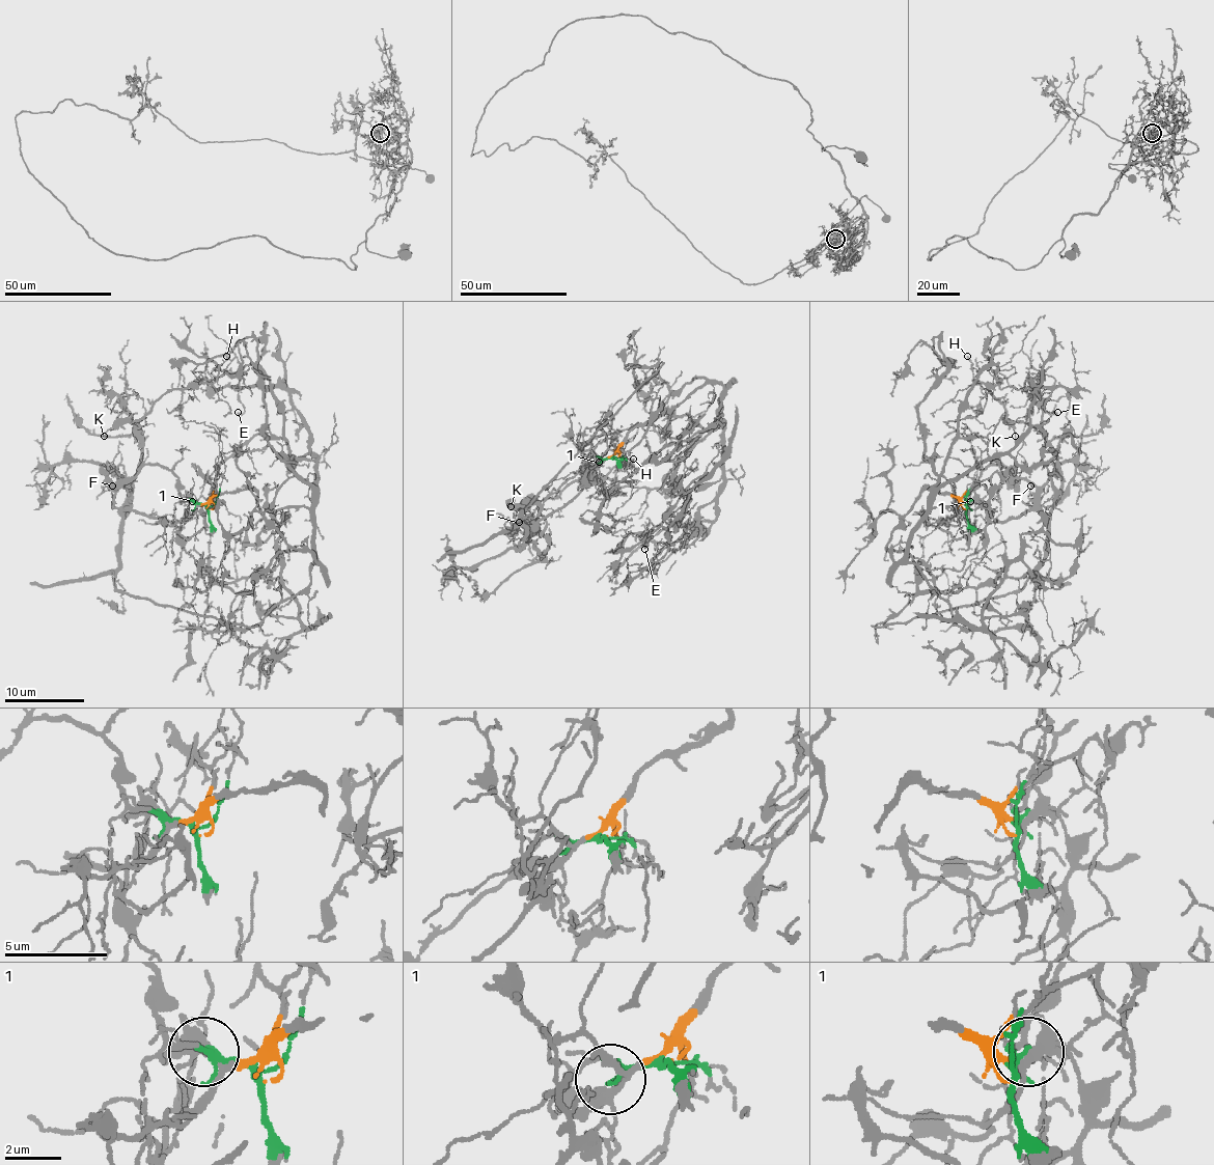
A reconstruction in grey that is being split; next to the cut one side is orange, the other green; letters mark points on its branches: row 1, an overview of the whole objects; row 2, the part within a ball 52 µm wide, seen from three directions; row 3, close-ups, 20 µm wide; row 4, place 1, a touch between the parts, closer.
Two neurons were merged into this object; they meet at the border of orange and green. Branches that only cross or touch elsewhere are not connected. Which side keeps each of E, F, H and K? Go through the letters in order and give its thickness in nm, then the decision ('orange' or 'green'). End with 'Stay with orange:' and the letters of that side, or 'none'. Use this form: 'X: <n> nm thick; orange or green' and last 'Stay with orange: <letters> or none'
E: 150 nm thick; orange
F: 100 nm thick; green
H: 100 nm thick; green
K: 130 nm thick; green
Stay with orange: E

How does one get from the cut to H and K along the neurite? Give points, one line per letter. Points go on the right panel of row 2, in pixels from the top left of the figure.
H: (965, 508), (971, 501), (977, 529), (1029, 510), (1045, 521), (1061, 484), (1047, 437), (1012, 422), (967, 357)
K: (965, 508), (977, 529), (1045, 521), (1055, 449), (1008, 422), (1016, 437)

